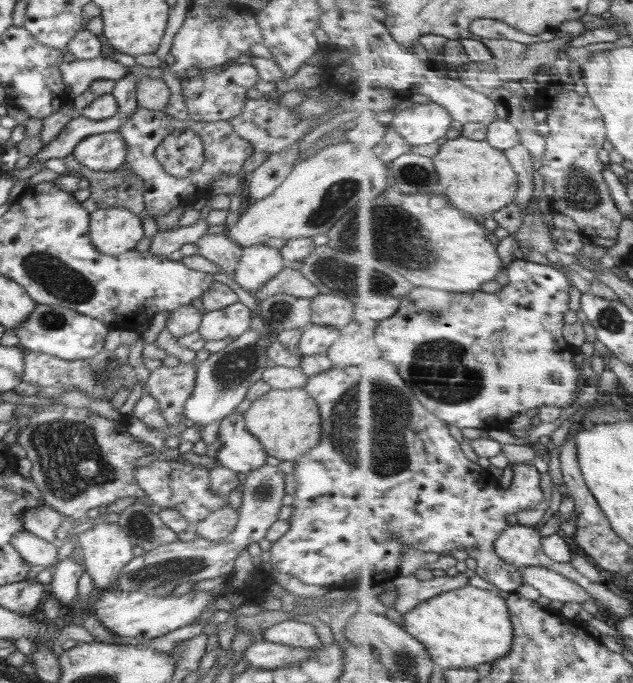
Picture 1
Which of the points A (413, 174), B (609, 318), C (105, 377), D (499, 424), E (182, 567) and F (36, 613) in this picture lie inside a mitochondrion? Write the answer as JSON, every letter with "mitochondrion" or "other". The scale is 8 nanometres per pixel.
{"A":"mitochondrion","B":"mitochondrion","C":"mitochondrion","D":"other","E":"mitochondrion","F":"other"}

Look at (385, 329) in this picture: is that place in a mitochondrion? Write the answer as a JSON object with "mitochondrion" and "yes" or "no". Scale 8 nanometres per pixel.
{"mitochondrion":"no"}

